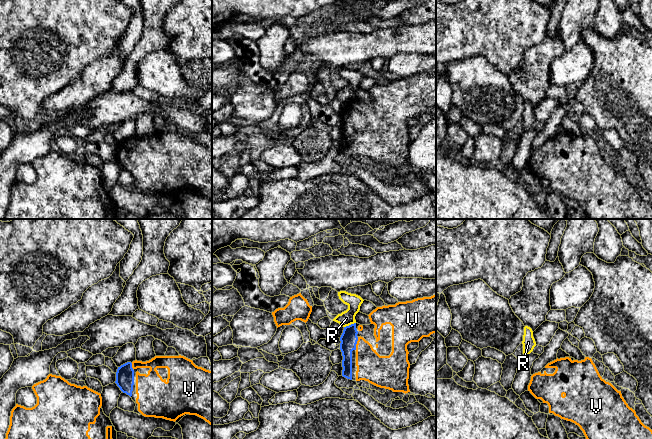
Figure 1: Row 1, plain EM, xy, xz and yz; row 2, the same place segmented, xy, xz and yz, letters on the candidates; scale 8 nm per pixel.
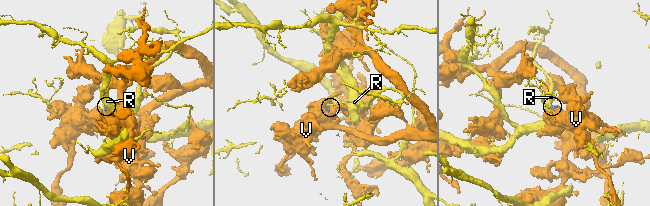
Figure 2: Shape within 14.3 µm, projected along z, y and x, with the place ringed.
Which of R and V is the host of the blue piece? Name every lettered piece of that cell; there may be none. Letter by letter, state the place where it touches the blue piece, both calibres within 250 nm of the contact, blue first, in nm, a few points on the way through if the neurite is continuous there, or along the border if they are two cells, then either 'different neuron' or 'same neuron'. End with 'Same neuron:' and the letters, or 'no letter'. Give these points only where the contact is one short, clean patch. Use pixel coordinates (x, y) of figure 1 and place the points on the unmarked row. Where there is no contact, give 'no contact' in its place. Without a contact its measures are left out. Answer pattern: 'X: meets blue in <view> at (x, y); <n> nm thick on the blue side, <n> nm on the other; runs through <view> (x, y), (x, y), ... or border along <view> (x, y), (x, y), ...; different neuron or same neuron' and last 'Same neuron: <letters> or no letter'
R: meets blue in xz at (349, 101); 130 nm thick on the blue side, 120 nm on the other; border along xz (355, 98), (344, 103); different neuron
V: meets blue in xz at (356, 119); 130 nm thick on the blue side, 240 nm on the other; same neuron
Same neuron: V

